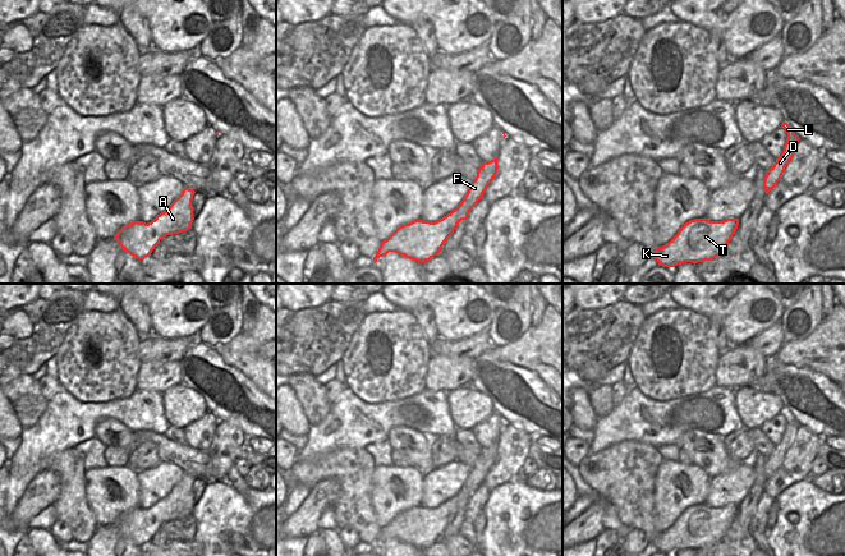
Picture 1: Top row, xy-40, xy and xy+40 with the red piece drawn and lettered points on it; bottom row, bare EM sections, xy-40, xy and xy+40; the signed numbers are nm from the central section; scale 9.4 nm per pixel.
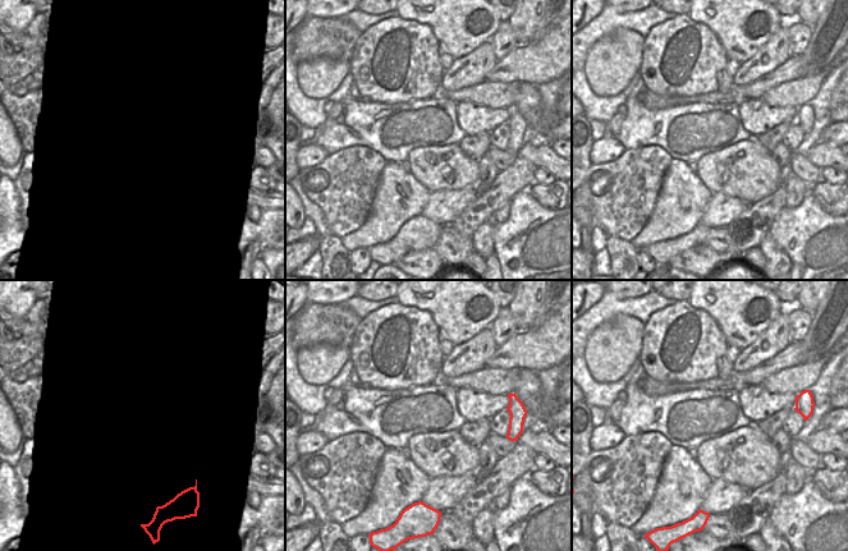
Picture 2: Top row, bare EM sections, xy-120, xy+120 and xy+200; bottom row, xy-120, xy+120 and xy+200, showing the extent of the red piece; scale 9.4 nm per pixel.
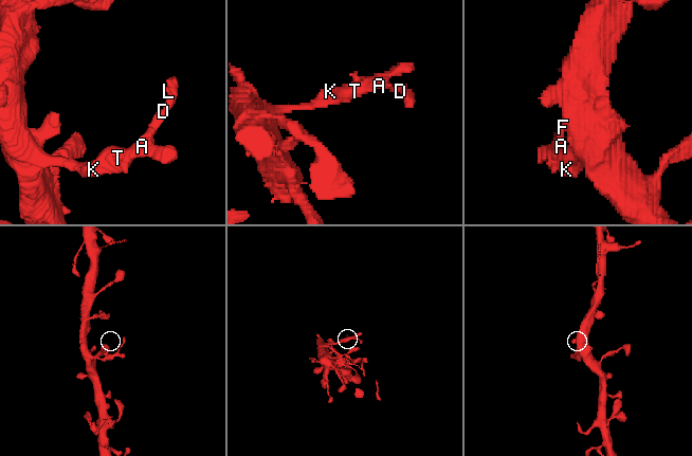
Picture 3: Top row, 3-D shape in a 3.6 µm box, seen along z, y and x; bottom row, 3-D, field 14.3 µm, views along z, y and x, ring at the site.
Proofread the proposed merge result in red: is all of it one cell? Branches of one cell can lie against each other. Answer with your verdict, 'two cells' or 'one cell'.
one cell

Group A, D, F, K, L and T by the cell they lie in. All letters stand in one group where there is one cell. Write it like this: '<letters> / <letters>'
A D F K L T

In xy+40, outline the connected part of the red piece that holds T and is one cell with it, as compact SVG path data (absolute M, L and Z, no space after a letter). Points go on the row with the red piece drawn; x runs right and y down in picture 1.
M694 219L685 222L665 245L657 247L651 257L658 266L675 267L684 262L698 263L722 256L739 225L739 219L709 221Z

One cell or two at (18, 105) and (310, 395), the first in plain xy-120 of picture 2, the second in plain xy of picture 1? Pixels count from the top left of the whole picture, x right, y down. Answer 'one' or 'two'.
one

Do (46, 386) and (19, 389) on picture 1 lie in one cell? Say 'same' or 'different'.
different

